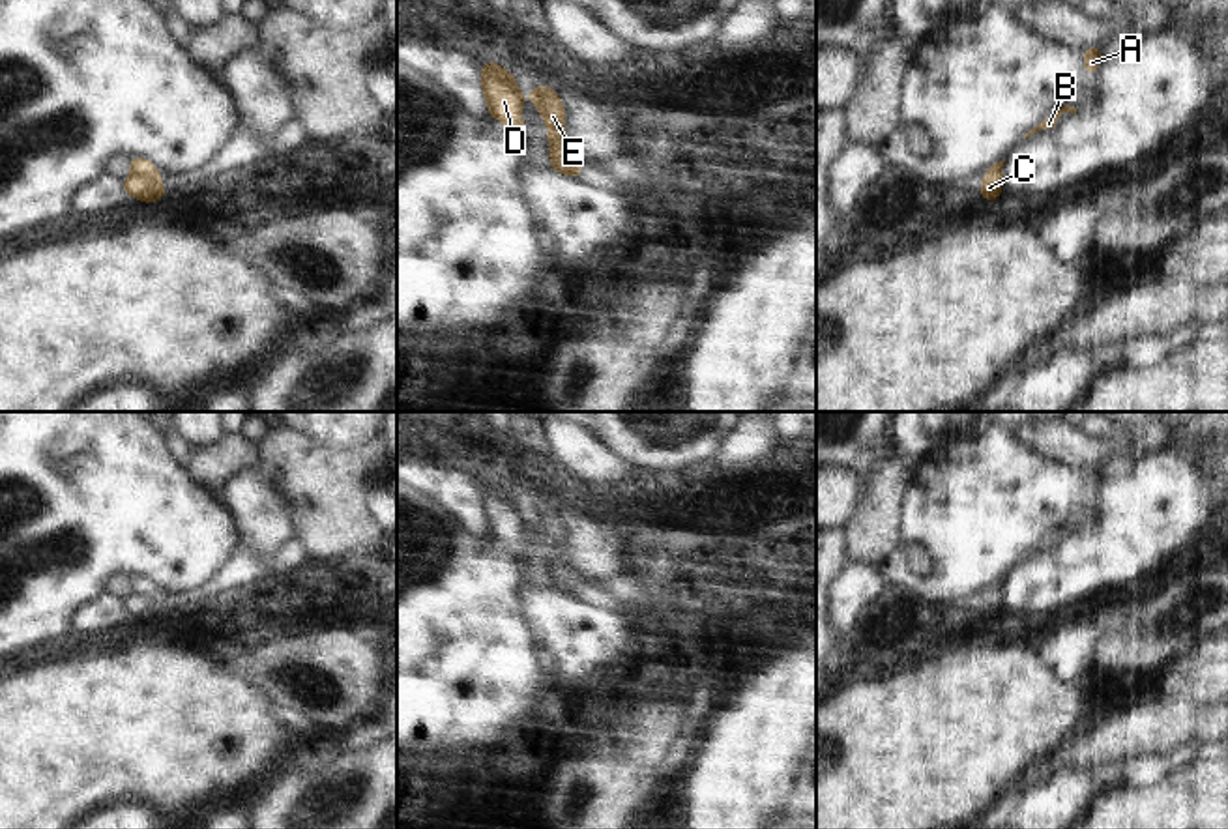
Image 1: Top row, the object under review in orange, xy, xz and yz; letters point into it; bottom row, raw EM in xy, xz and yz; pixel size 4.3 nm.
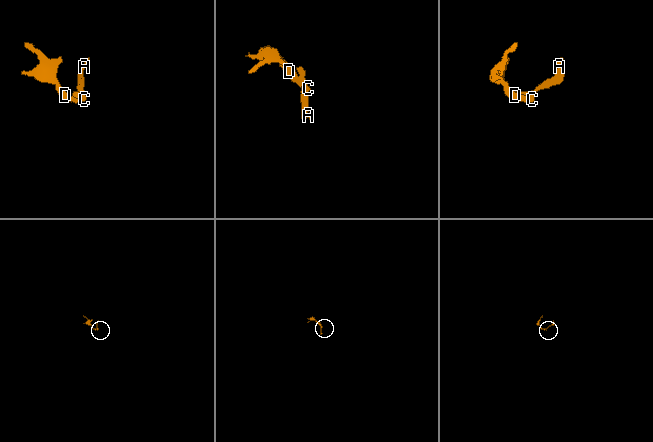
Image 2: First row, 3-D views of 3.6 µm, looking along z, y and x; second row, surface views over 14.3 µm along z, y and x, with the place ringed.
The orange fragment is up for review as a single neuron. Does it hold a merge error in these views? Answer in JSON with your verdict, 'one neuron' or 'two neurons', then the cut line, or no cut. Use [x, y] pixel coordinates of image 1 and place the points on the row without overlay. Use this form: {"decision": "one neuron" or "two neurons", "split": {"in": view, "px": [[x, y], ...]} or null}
{"decision": "two neurons", "split": {"in": "xy", "px": [[156, 590], [152, 594], [131, 594]]}}

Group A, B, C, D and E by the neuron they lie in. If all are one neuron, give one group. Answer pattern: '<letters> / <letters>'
A B E / C D

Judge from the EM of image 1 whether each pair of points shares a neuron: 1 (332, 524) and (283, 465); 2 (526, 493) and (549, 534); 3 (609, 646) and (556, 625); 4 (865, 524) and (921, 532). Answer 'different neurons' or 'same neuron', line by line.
1: same neuron
2: same neuron
3: same neuron
4: different neurons

